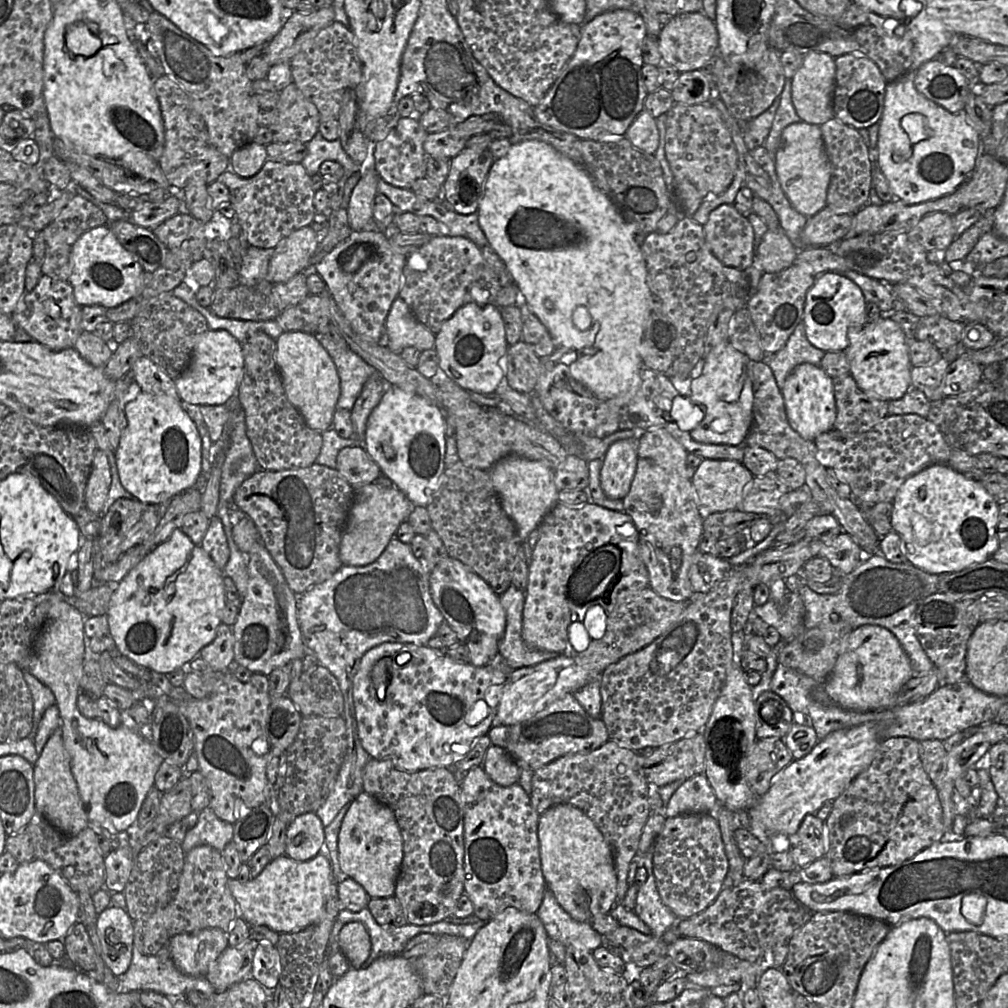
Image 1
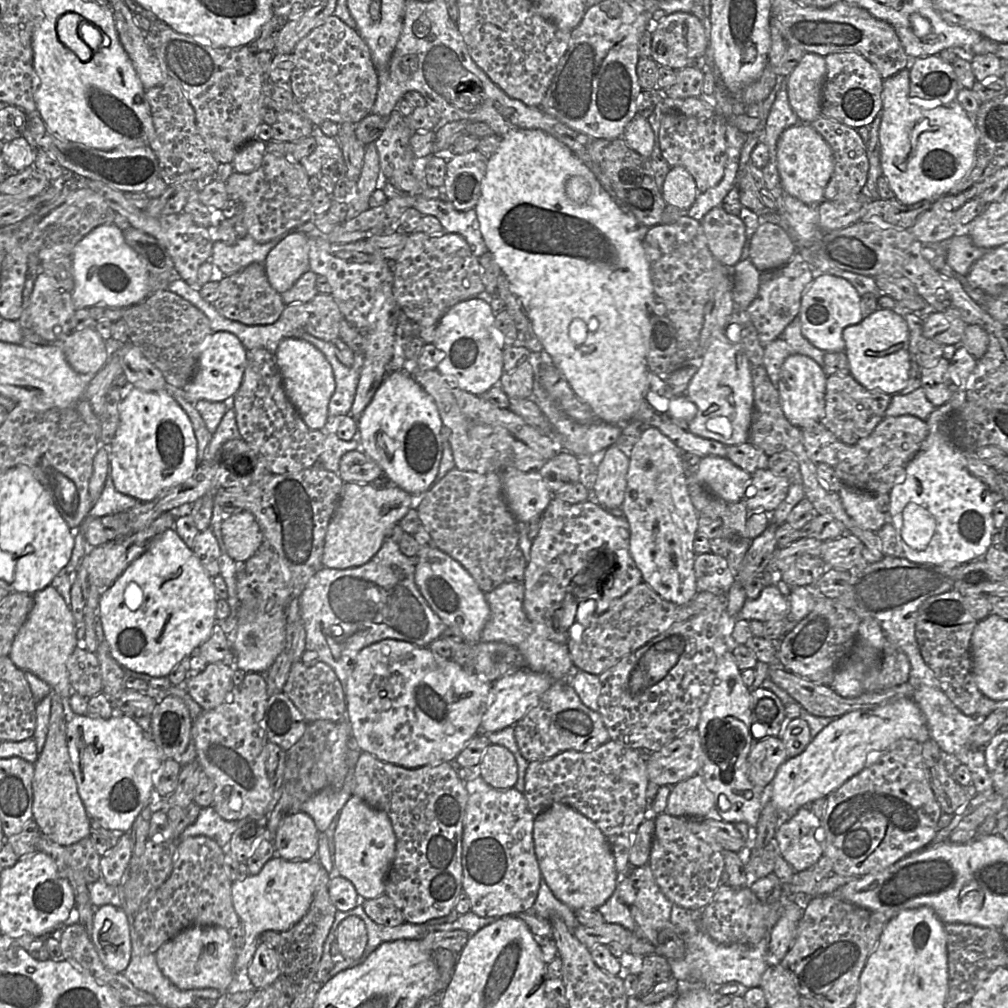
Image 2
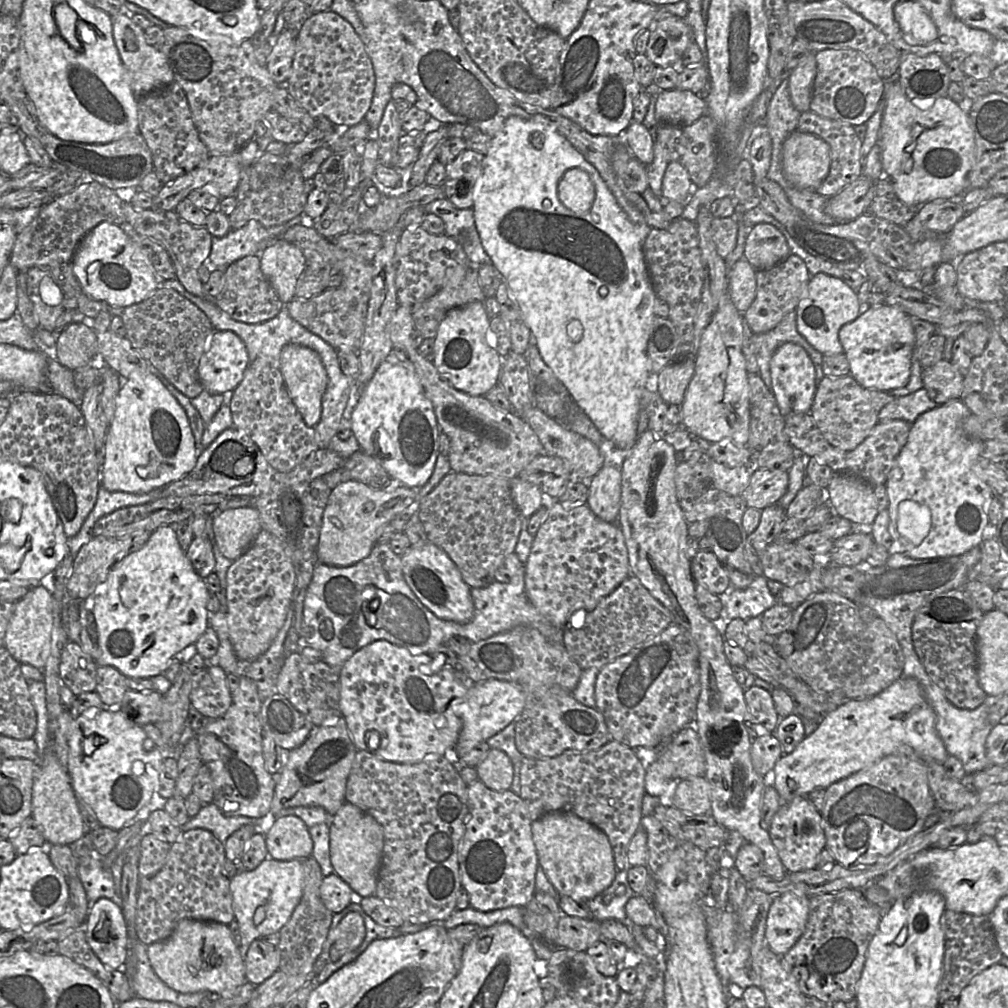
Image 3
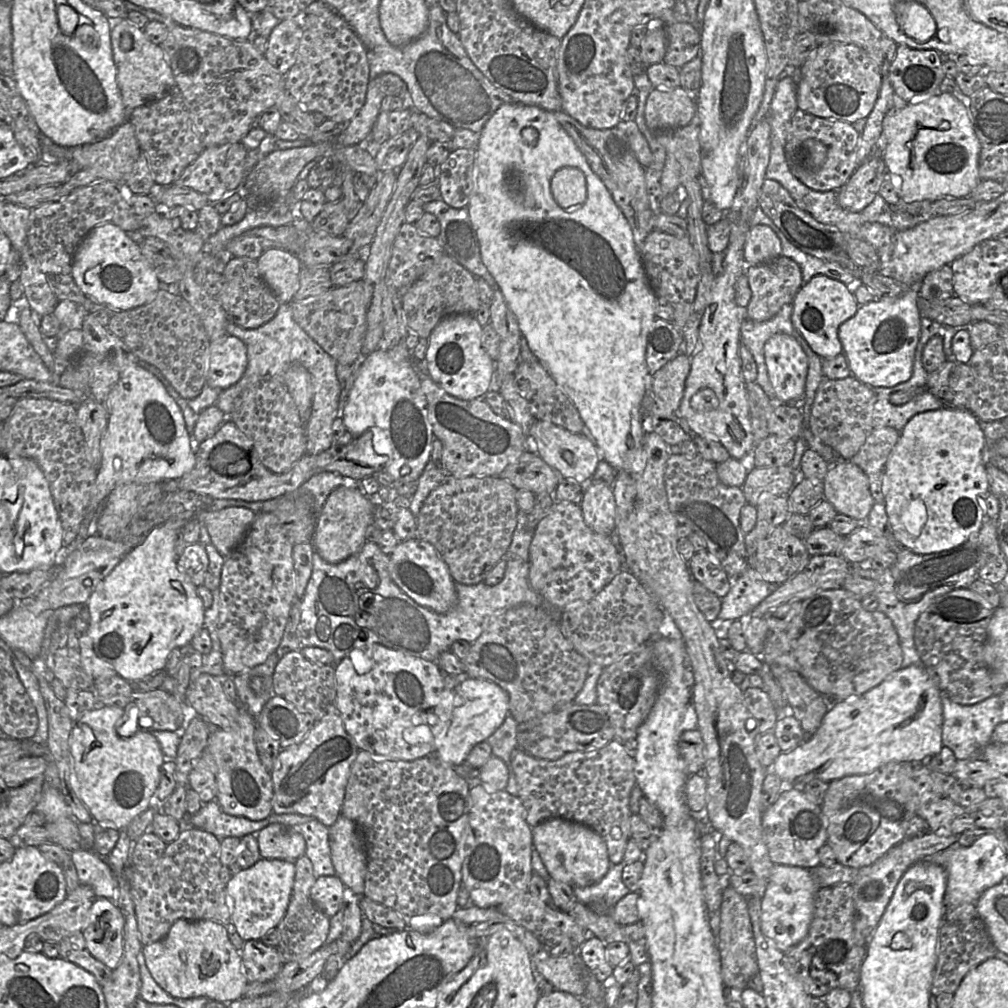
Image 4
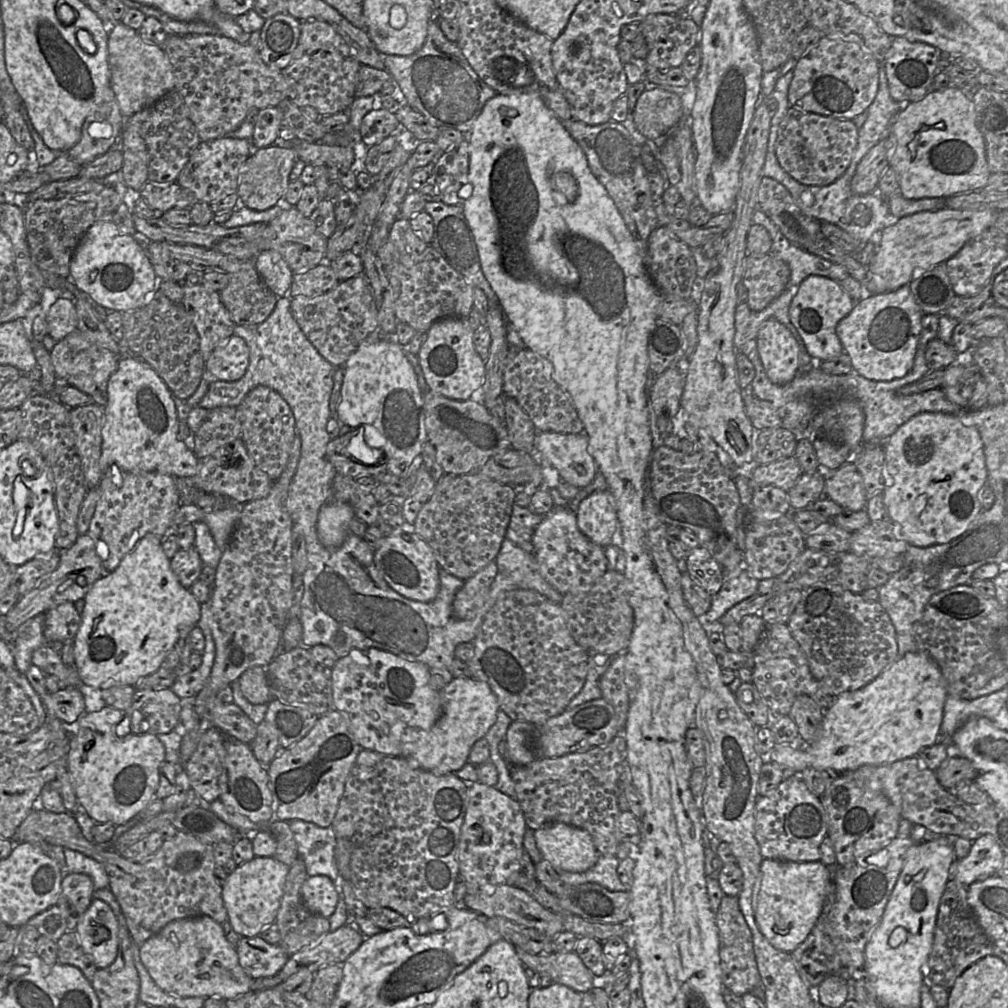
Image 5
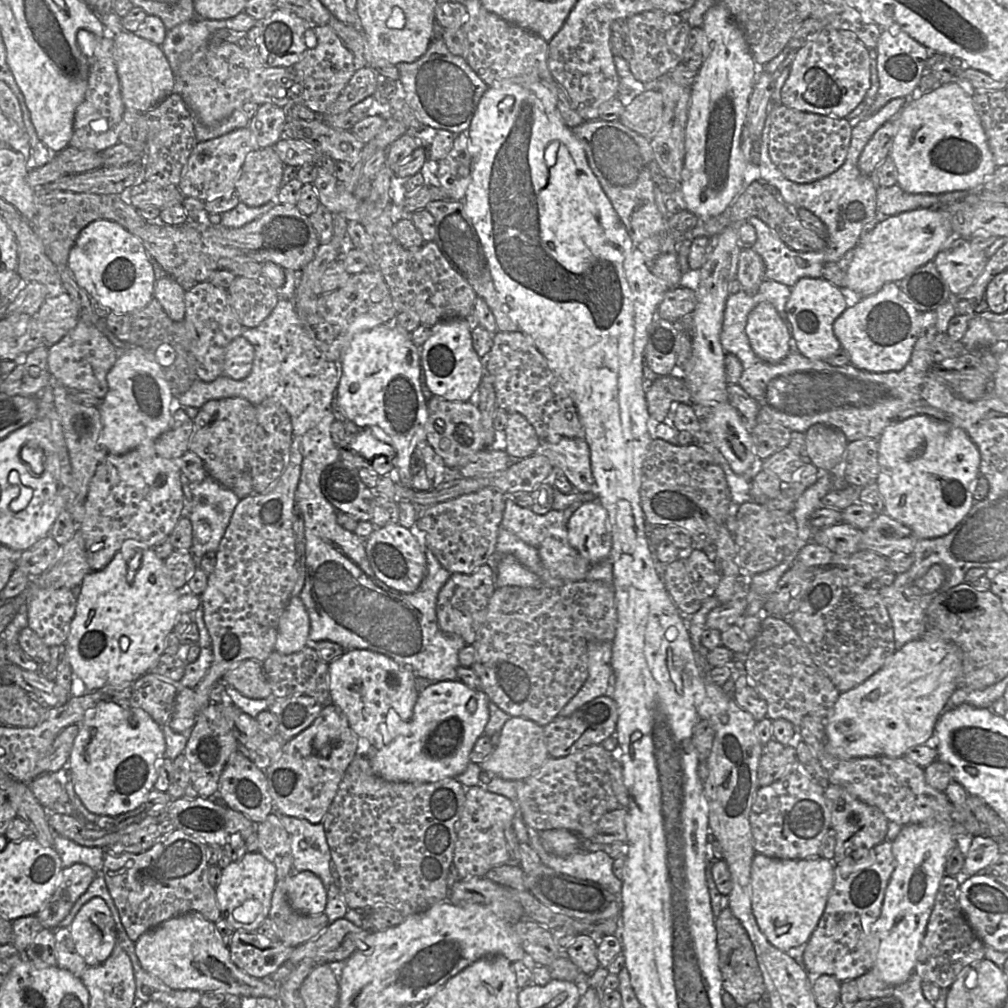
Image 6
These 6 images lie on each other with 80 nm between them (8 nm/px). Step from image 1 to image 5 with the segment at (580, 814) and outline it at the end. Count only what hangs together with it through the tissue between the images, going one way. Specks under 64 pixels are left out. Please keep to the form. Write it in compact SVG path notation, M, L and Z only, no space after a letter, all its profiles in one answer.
M550 822L533 831L542 858L555 870L584 872L595 865L598 853L591 835L562 822Z

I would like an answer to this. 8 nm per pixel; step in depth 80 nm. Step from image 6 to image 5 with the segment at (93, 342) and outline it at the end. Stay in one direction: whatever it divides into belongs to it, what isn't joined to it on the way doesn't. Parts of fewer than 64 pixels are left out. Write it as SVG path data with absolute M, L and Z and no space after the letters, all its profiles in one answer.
M74 330L58 341L50 351L50 357L57 377L64 378L69 386L87 393L91 396L92 402L105 407L108 380L116 370L120 357L98 345L79 330Z

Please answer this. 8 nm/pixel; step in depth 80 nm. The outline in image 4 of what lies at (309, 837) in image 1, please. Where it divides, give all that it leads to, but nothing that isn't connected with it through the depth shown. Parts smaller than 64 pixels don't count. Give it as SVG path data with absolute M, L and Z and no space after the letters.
M275 823L251 834L255 834L264 859L295 861L305 856L306 841L295 828Z

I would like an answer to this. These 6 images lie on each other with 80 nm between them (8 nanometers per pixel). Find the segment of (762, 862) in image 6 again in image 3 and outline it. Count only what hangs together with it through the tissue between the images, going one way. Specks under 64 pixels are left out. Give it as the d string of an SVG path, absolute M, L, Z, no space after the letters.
M785 892L773 895L766 921L768 947L783 956L805 931L809 915L809 897Z

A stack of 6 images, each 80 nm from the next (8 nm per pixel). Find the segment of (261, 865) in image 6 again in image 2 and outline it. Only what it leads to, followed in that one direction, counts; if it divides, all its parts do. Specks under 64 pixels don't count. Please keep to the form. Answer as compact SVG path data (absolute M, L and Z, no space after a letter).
M275 856L266 862L258 874L232 882L232 904L244 927L244 945L238 949L234 965L235 980L247 980L247 967L264 931L287 931L304 917L312 902L315 878L321 869L325 868L316 858L288 861Z

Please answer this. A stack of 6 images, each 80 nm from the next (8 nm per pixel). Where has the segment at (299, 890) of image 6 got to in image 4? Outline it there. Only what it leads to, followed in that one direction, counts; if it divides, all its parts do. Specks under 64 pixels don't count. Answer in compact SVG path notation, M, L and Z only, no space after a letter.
M337 875L318 877L311 888L314 904L329 918L334 916L346 901L347 890Z

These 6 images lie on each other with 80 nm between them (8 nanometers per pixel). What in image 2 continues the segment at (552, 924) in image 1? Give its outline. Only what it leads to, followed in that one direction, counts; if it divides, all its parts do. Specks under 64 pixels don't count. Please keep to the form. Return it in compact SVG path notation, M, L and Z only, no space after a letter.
M543 878L540 881L532 912L546 920L549 920L550 917L560 917L569 931L573 931L581 925L575 917L574 911L555 897Z

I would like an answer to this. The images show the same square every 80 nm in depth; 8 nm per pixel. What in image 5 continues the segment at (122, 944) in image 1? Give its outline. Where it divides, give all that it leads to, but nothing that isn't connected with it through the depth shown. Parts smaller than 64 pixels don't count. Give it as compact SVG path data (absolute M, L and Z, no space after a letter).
M93 899L77 923L79 943L98 969L109 966L117 956L119 923L111 907Z

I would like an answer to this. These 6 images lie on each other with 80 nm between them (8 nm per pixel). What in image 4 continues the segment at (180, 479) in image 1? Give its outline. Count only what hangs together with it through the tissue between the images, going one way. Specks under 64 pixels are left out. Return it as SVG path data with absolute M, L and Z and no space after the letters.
M143 363L120 371L119 380L108 396L108 423L101 441L101 462L86 517L81 522L75 540L67 546L69 554L89 536L91 520L96 514L98 519L98 510L115 487L129 482L179 479L196 464L181 409L162 382L144 368Z

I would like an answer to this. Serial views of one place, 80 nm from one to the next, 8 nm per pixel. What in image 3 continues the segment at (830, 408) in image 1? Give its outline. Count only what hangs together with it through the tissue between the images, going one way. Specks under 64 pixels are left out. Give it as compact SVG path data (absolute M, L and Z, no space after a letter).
M786 342L779 346L770 361L773 393L781 413L810 413L817 390L816 373L813 361L805 349L795 343Z

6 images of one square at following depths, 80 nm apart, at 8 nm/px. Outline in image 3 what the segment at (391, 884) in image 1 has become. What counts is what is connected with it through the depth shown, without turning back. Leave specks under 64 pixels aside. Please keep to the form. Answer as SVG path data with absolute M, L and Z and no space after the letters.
M344 802L331 817L330 860L335 873L360 897L375 895L384 846L382 826L357 806Z

